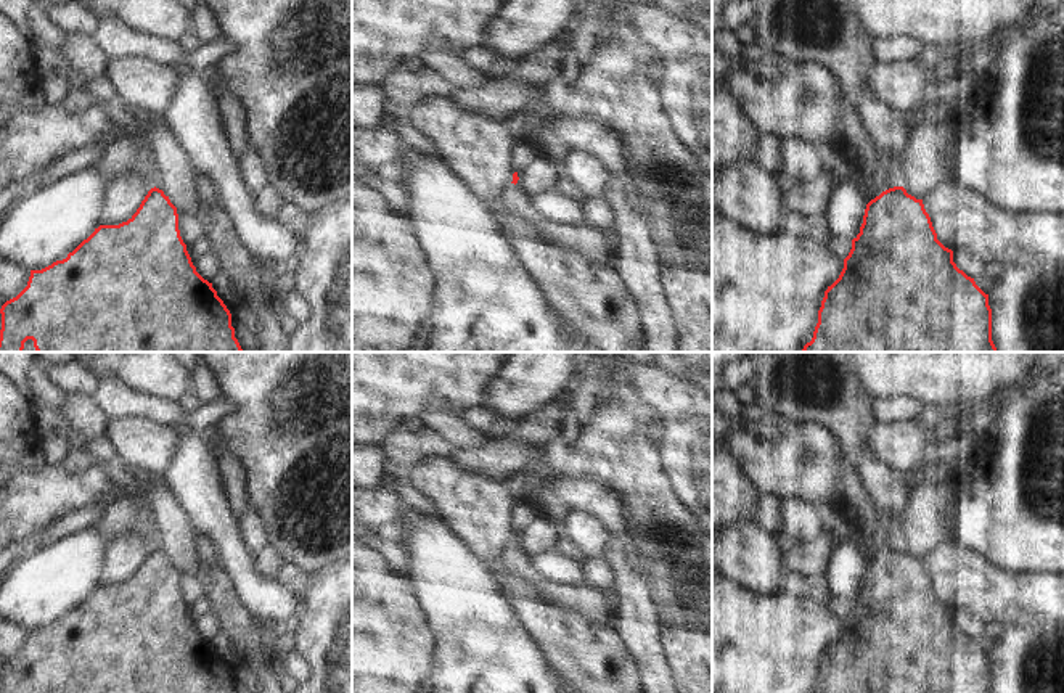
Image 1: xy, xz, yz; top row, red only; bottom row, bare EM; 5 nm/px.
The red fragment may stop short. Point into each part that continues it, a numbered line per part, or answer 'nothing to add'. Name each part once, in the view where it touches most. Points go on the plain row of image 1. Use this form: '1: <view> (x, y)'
nothing to add

